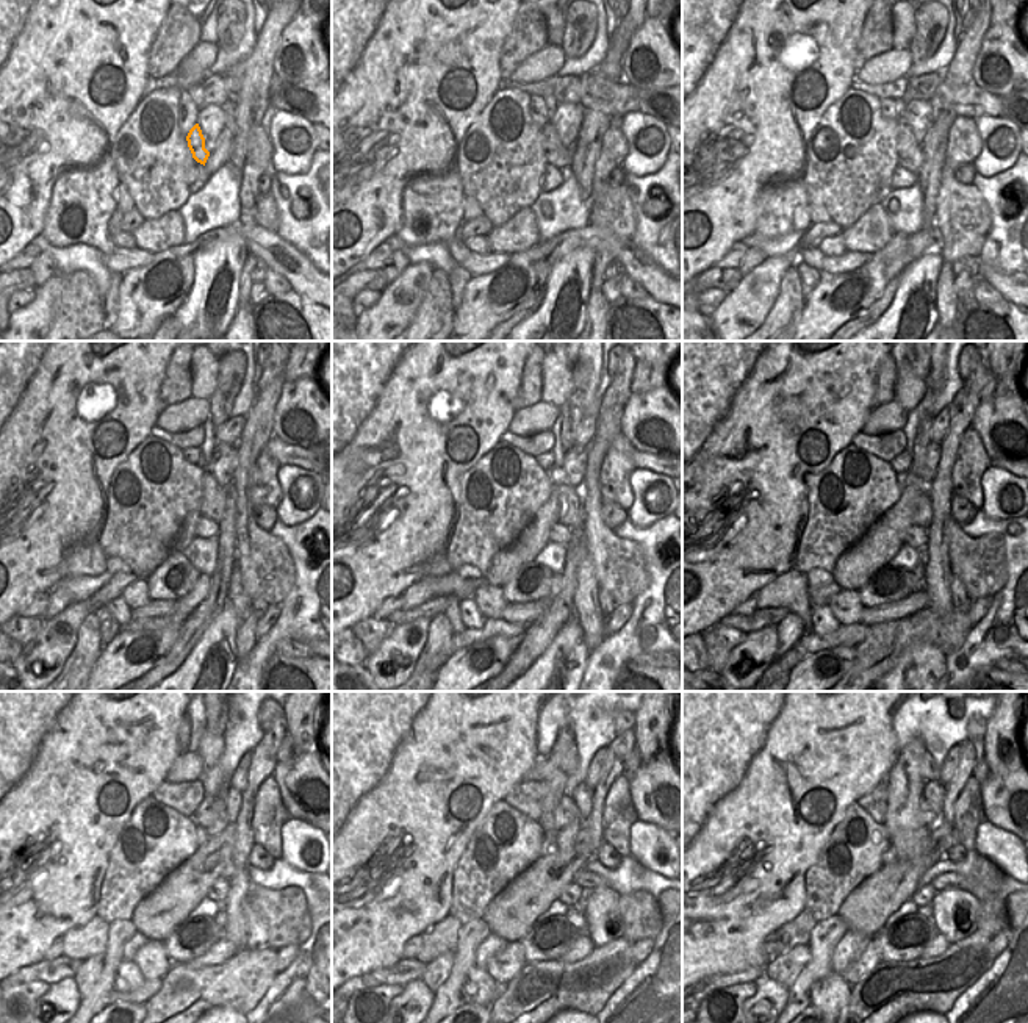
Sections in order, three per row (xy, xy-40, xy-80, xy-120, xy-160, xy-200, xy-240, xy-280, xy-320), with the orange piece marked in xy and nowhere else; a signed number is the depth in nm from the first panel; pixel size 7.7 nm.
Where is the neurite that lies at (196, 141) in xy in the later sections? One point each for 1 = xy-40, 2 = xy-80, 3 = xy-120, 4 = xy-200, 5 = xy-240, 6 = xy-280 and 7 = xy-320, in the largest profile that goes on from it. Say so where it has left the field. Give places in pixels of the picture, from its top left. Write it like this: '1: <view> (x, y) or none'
1: xy-40 (557, 155)
2: xy-80 (908, 149)
3: xy-120 (213, 501)
4: xy-200 (923, 512)
5: xy-240 (227, 868)
6: xy-280 (589, 881)
7: xy-320 (983, 881)

